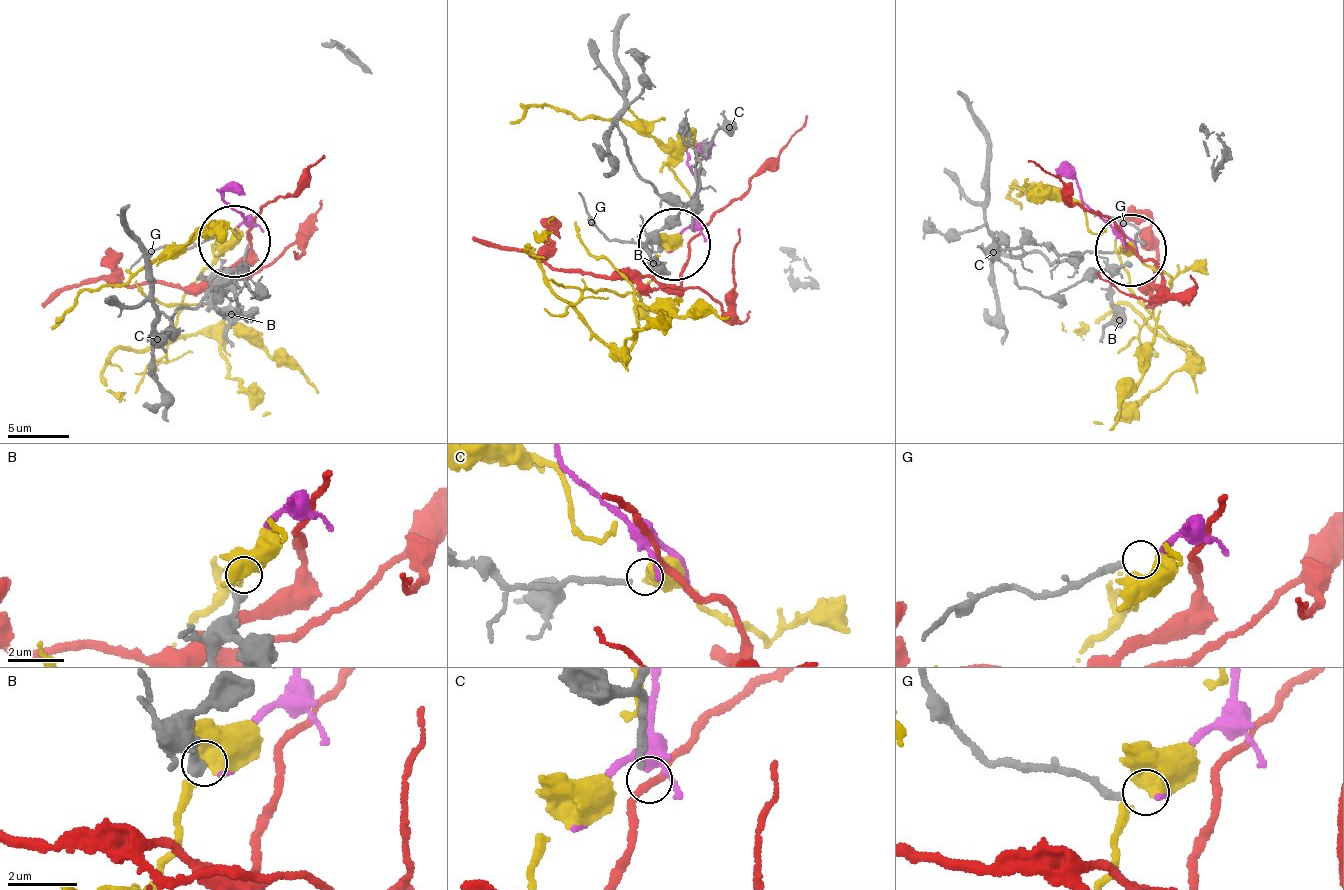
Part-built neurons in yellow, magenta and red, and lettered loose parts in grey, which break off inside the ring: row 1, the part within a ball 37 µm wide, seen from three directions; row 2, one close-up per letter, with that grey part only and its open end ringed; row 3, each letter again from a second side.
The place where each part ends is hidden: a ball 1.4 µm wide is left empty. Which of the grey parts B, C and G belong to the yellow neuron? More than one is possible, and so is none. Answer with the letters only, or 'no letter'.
no letter

